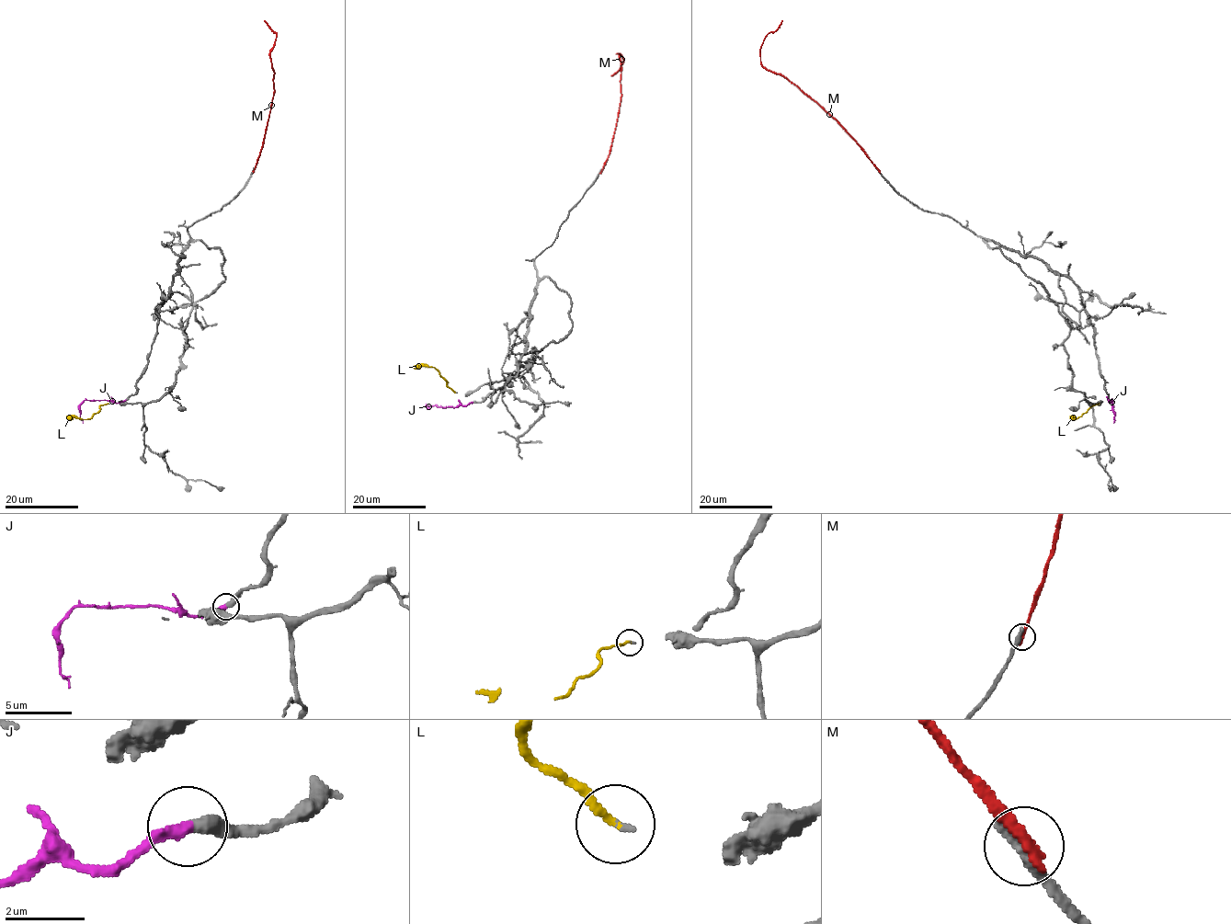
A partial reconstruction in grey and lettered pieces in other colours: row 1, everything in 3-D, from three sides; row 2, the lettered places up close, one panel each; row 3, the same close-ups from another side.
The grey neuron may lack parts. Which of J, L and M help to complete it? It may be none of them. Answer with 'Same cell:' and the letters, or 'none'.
Same cell: J

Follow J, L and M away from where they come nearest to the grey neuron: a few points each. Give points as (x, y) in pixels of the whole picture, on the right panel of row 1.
J: (1108, 400), (1111, 403), (1113, 400), (1113, 423)
L: (1099, 404), (1074, 419), (1075, 416)
M: (878, 170), (863, 149), (815, 102), (782, 76), (762, 65), (759, 50), (764, 38), (782, 20)

